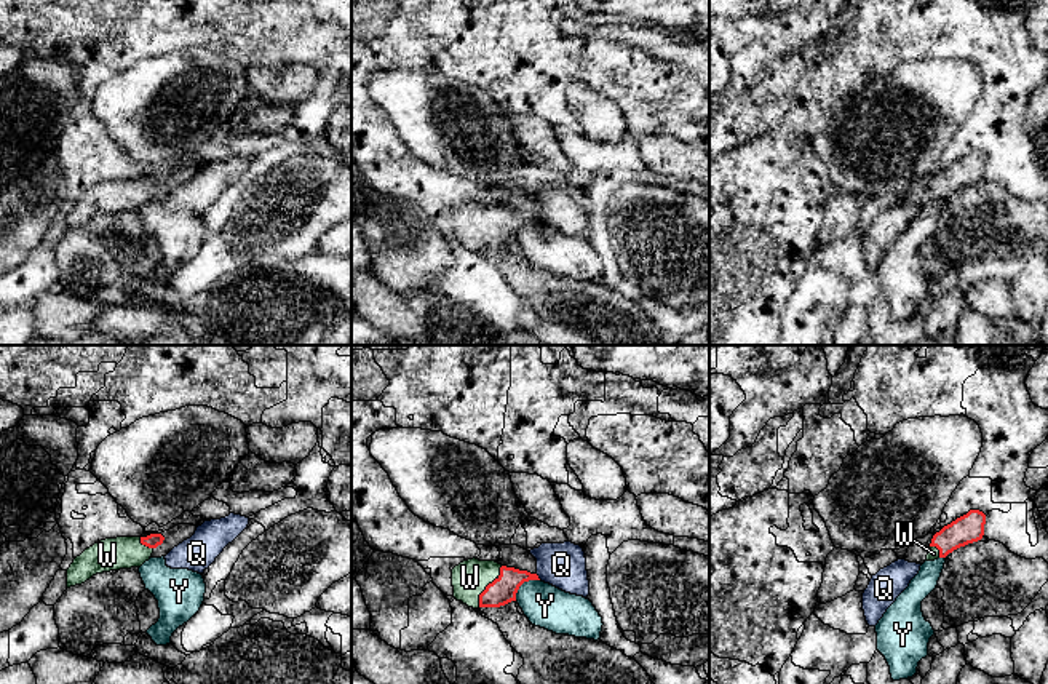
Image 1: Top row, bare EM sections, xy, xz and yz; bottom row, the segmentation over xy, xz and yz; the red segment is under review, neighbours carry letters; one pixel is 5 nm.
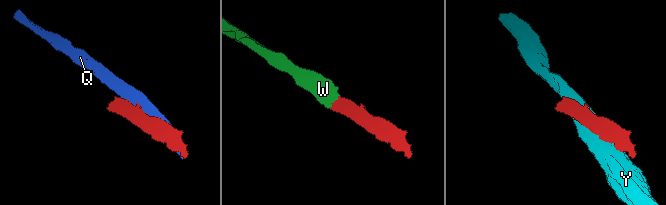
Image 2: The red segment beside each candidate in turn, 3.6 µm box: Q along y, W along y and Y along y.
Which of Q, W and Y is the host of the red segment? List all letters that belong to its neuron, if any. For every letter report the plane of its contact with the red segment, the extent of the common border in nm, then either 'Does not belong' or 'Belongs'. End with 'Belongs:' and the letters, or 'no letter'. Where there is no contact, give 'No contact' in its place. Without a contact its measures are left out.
Q: Touches red in xz. Shared border 40 nm. Does not belong
W: Touches red in xz. Shared border 240 nm. Belongs
Y: Touches red in xz. Shared border 170 nm. Does not belong
Belongs: W

